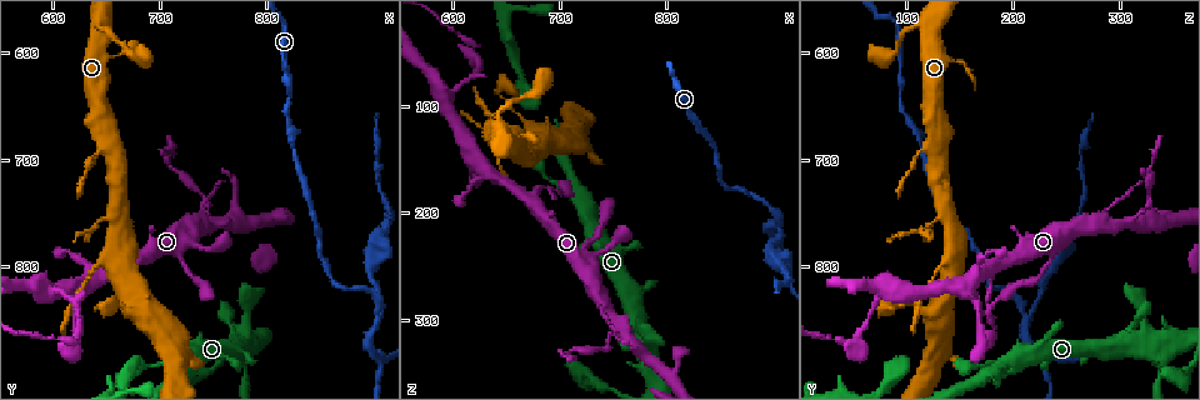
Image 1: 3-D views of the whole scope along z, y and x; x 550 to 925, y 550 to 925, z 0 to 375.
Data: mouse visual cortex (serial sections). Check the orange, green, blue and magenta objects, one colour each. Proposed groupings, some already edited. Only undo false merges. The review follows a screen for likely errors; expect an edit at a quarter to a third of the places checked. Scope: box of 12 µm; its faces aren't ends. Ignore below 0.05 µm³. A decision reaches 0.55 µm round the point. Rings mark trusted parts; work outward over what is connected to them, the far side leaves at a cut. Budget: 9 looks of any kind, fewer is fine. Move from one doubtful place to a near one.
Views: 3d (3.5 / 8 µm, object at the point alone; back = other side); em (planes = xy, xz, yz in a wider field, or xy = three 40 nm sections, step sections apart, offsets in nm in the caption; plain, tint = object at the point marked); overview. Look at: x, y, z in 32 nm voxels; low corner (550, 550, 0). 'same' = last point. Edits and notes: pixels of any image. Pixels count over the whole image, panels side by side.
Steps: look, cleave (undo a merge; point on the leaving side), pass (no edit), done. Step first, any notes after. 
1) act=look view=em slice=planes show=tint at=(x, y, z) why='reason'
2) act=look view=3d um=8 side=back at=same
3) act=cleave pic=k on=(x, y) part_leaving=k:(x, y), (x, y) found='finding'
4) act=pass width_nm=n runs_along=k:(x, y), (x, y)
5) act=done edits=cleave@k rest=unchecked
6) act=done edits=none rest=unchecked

act=look view=3d um=3.5 at=(618, 868, 54)

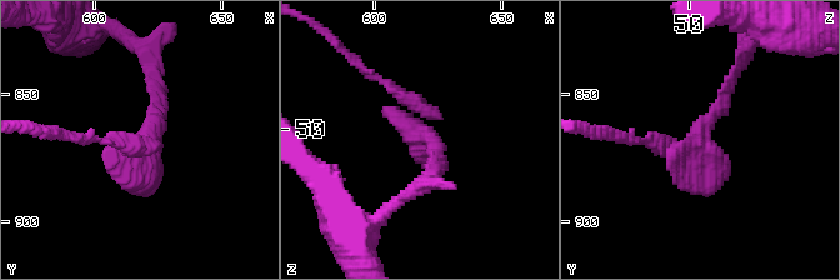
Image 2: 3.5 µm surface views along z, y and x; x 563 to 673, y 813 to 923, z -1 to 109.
act=look view=em slice=xy step=2 show=tint at=(619, 869, 54)

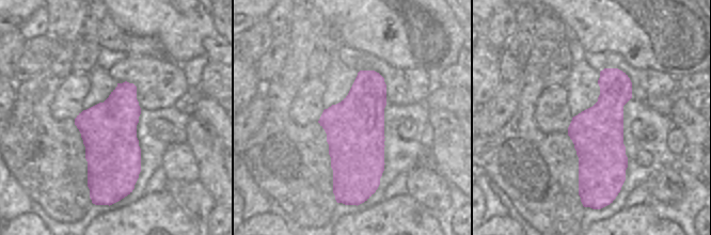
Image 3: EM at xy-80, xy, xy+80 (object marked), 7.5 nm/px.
act=look view=em slice=xy step=1 show=tint at=same why='another direction'

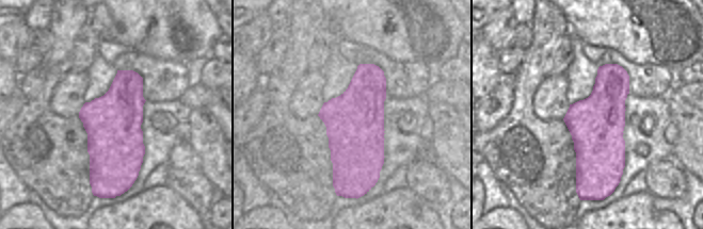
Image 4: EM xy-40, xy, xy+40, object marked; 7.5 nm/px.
act=pass found='continuous, no second cell'

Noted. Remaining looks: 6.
act=look view=3d um=8 at=(780, 864, 322) why='sudden change in width'

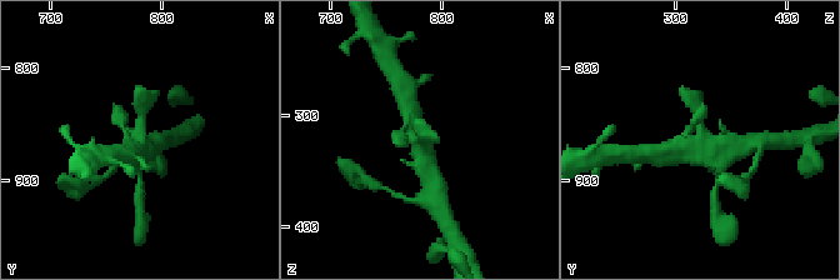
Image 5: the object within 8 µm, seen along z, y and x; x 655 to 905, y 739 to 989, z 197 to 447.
act=look view=em slice=xy step=3 show=tint at=(780, 866, 322)

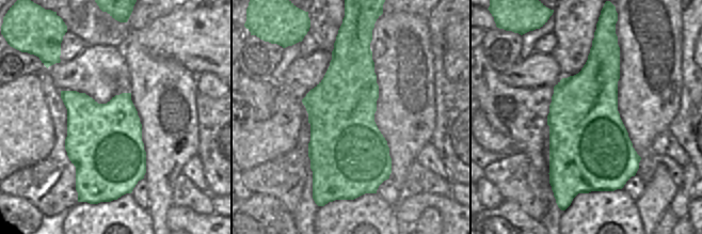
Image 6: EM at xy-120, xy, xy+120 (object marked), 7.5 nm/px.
act=pass runs_along=5:(411, 108), (423, 158), (430, 174) found='one cell here'

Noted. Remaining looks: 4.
act=look view=3d um=8 at=(752, 762, 306) why='a fork'

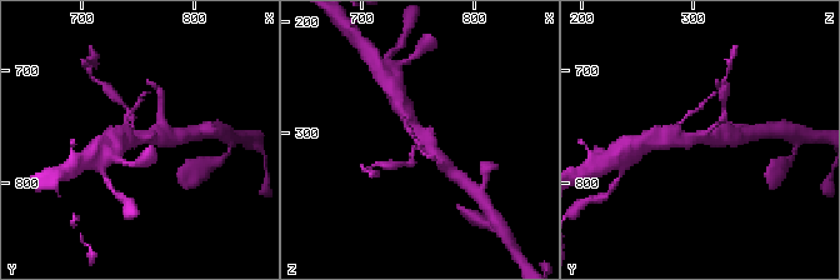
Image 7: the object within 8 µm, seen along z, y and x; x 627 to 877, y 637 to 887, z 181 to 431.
act=look view=3d um=3.5 at=(752, 760, 306) why='closer look'

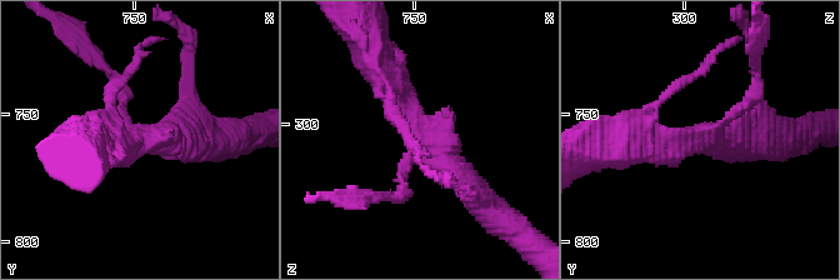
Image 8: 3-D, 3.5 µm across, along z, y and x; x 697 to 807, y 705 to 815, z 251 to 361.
act=cleave pic=8 on=(401, 189) arms=3 arm_widths_nm=150,400,400 part_leaving=8:(408, 164), (400, 196), (350, 199) found='a second cell is stuck on'

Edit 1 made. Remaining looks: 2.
act=done edits=cleave@8 rest=unchecked

